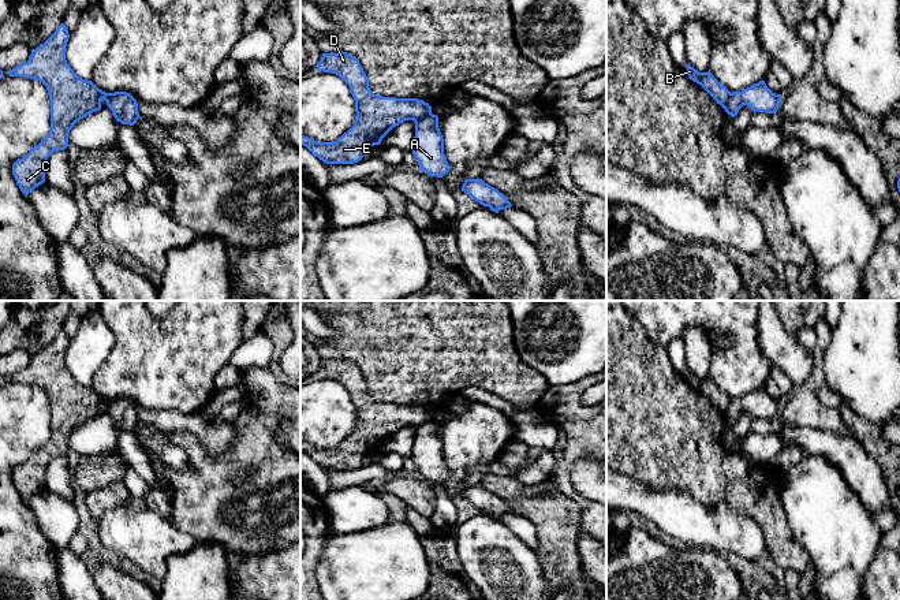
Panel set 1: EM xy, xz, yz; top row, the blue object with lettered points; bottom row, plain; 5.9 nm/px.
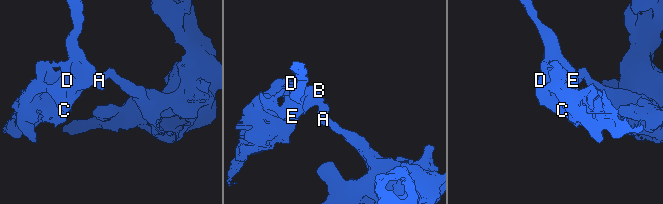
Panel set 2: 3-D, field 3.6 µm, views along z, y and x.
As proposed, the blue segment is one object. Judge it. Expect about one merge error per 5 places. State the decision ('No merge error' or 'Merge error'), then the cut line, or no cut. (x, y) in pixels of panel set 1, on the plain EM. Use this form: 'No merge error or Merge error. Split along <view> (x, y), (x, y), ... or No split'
Merge error. Split along xz (430, 418), (414, 428)

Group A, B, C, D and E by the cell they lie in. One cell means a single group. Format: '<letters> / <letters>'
A / B C D E

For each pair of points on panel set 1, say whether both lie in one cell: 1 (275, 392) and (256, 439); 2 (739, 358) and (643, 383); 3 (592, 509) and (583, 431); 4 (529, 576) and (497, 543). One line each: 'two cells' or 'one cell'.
1: two cells
2: two cells
3: one cell
4: one cell

